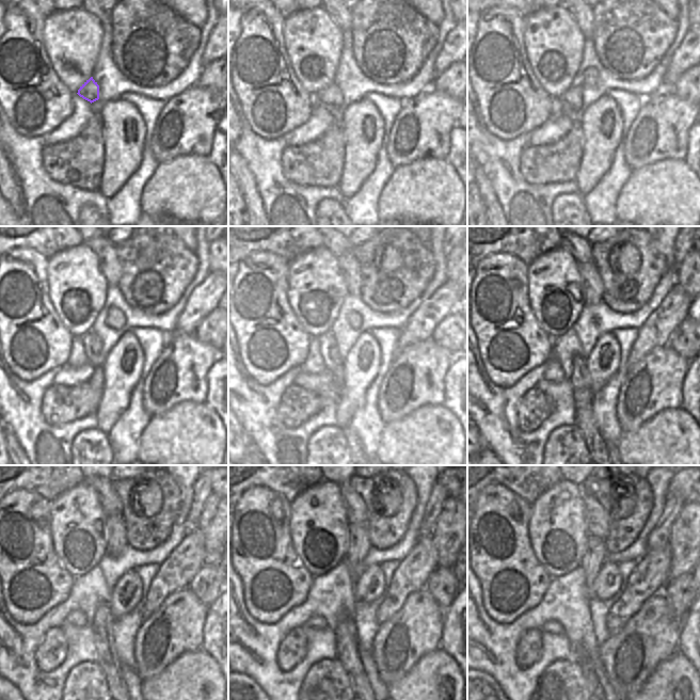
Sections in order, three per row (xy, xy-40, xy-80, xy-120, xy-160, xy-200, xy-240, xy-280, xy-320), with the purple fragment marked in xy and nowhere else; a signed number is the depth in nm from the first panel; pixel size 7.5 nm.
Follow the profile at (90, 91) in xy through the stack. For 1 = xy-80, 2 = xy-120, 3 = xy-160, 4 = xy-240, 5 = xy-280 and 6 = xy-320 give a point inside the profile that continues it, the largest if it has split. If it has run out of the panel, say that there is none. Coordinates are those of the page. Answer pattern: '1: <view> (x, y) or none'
1: xy-80 (571, 100)
2: xy-120 (92, 343)
3: xy-160 (328, 346)
4: xy-240 (107, 657)
5: xy-280 (347, 653)
6: xy-320 (591, 666)

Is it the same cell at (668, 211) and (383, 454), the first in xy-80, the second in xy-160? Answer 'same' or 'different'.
same

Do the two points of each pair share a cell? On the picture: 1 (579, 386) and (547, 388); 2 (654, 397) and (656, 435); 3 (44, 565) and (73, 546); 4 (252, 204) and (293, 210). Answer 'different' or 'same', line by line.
1: different
2: different
3: different
4: different

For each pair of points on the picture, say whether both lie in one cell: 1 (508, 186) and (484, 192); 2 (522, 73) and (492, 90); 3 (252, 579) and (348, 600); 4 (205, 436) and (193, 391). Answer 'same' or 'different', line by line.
1: different
2: same
3: different
4: different

